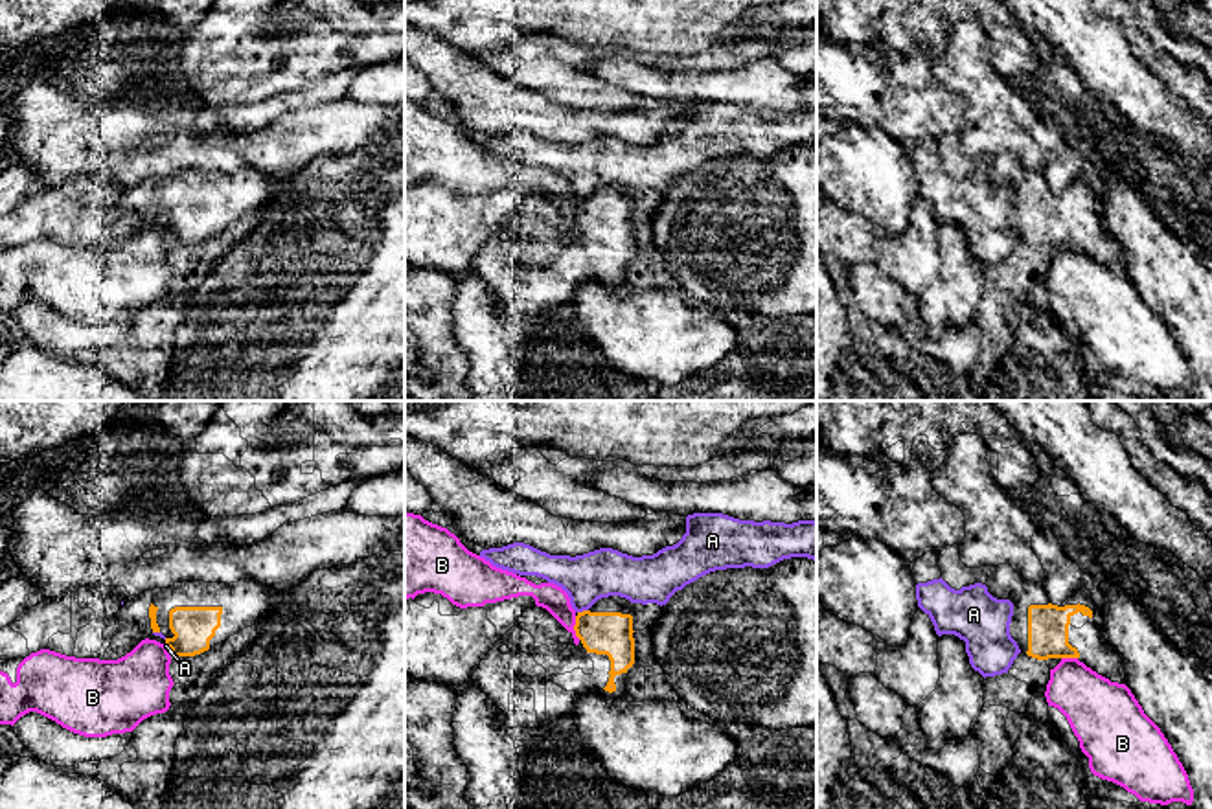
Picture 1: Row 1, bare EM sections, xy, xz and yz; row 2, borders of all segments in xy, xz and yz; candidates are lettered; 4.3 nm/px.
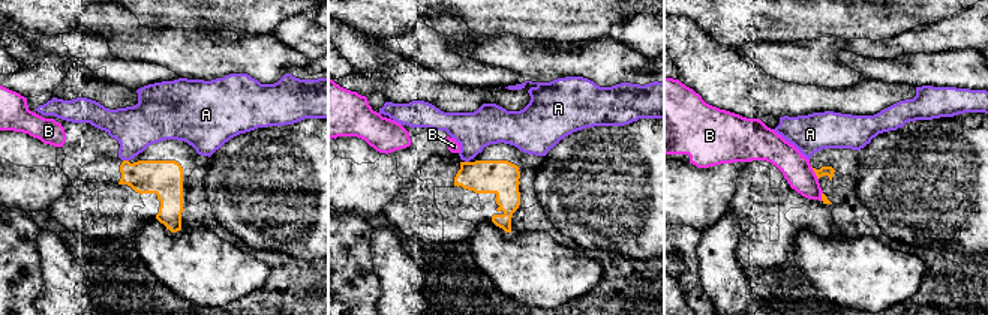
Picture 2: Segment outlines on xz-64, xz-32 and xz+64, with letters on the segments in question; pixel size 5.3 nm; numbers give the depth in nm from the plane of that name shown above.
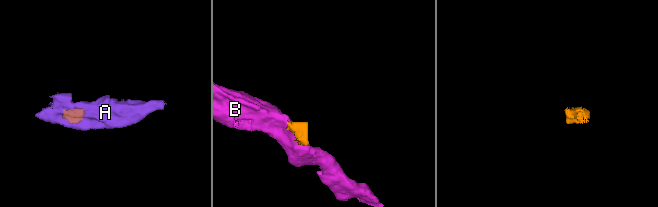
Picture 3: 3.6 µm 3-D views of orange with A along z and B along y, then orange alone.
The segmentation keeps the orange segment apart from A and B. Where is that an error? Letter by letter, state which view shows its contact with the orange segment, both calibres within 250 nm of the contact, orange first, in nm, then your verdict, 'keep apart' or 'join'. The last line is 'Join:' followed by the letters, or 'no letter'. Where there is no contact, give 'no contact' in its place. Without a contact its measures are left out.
A: meets orange in xz; 190 nm thick on the orange side, 220 nm on the other; keep apart
B: meets orange in xz; 190 nm thick on the orange side, 120 nm on the other; keep apart
Join: no letter

